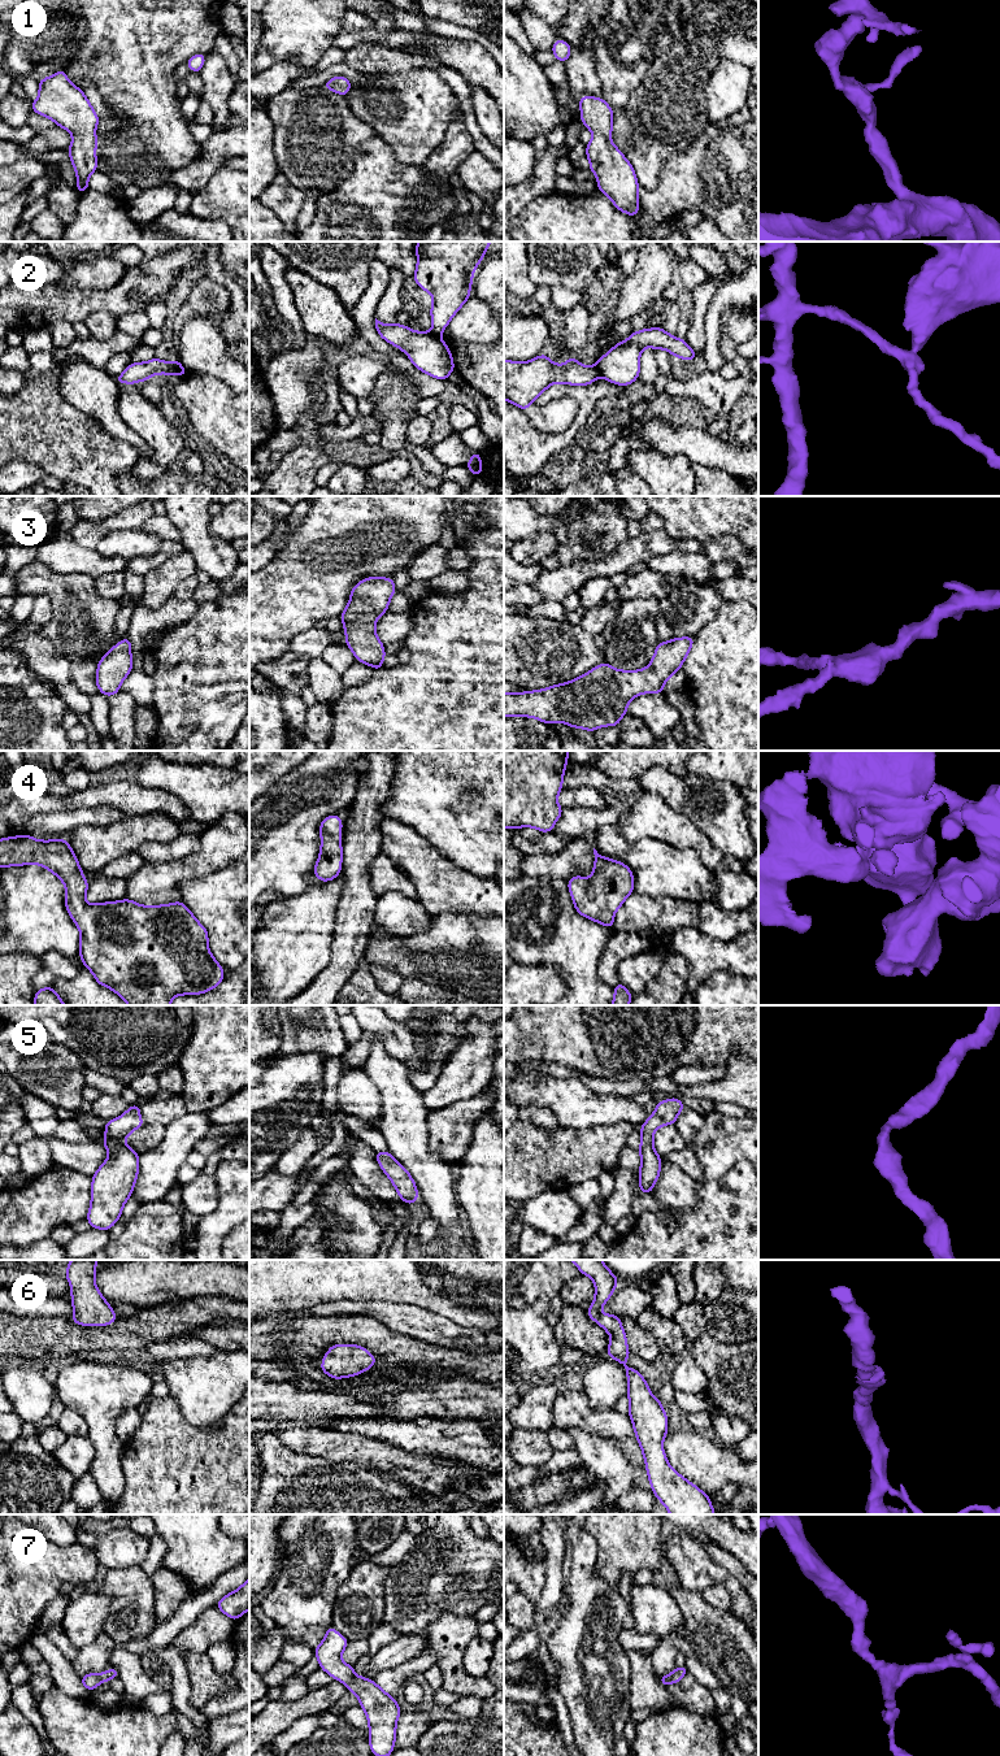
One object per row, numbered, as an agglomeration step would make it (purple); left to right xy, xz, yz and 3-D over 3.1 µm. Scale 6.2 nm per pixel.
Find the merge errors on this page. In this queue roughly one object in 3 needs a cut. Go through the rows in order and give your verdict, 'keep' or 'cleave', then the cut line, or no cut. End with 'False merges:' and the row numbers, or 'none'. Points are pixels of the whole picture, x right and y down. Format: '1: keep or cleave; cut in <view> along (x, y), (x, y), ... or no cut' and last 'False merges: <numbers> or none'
1: keep; no cut
2: cleave; cut in yz along (595, 365), (599, 376)
3: keep; no cut
4: keep; no cut
5: keep; no cut
6: keep; no cut
7: keep; no cut
False merges: 2

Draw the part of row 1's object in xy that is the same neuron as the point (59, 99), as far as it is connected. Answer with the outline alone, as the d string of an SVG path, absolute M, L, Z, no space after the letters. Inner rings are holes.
M60 70L39 81L38 99L31 103L31 110L51 118L57 126L73 135L68 149L75 169L81 194L88 190L88 177L97 170L95 130L100 121L84 92L75 87Z

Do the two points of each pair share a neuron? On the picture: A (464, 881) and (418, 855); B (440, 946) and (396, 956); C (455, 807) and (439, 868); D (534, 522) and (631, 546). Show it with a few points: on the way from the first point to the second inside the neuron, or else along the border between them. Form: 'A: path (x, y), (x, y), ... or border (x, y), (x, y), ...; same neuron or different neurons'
A: path (452, 881), (444, 881), (430, 866); same neuron
B: path (430, 956), (407, 956); same neuron
C: border (421, 834), (446, 856), (469, 872); different neurons
D: border (629, 537), (609, 555), (596, 553), (591, 557); different neurons

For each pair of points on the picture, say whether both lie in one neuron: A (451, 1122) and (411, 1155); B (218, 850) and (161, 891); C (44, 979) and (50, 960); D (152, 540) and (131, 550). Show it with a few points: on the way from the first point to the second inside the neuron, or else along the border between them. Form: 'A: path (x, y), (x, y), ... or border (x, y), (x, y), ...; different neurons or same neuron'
A: border (427, 1113), (427, 1144), (448, 1164); different neurons
B: path (204, 861), (183, 869), (175, 877); same neuron
C: path (47, 974), (50, 965); same neuron
D: path (147, 543), (137, 544); same neuron

